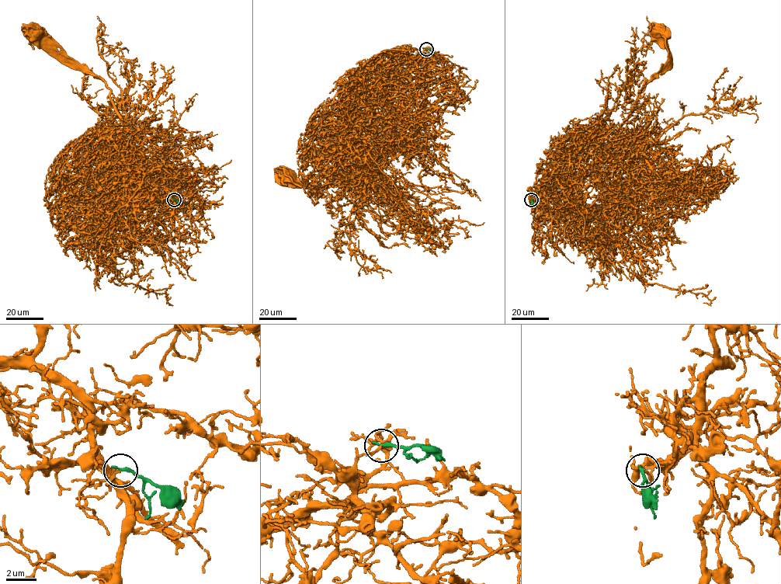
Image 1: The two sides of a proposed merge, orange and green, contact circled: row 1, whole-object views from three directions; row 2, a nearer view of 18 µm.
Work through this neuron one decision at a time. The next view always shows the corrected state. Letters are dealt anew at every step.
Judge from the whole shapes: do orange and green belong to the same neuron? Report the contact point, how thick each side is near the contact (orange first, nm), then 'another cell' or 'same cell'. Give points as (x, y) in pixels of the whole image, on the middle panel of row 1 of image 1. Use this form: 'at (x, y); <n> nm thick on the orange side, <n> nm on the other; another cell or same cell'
at (426, 49); 170 nm thick on the orange side, 240 nm on the other; another cell

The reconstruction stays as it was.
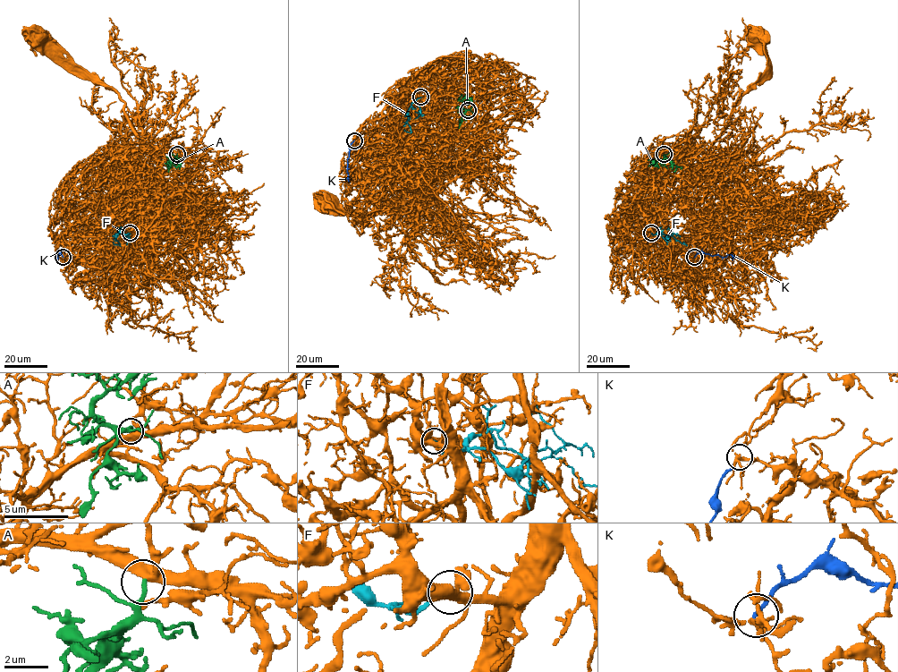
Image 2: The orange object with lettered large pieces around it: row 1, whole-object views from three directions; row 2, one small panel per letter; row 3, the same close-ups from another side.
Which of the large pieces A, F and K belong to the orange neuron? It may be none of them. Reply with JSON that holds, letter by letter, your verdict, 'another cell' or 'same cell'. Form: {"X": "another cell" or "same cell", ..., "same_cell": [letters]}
{"A": "same cell", "F": "another cell", "K": "another cell", "same_cell": ["A"]}

